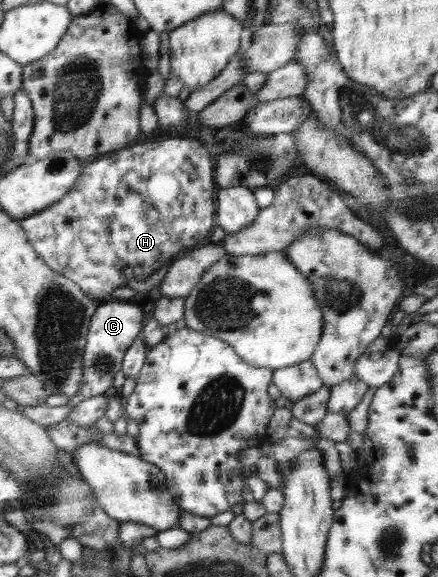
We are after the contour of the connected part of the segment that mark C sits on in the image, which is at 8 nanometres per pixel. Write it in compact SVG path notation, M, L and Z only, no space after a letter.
M134 301L108 302L100 304L95 309L85 340L84 354L82 354L84 378L80 380L78 394L68 400L68 405L76 406L85 399L102 396L113 390L114 377L121 370L126 350L141 335L145 320L142 309Z

